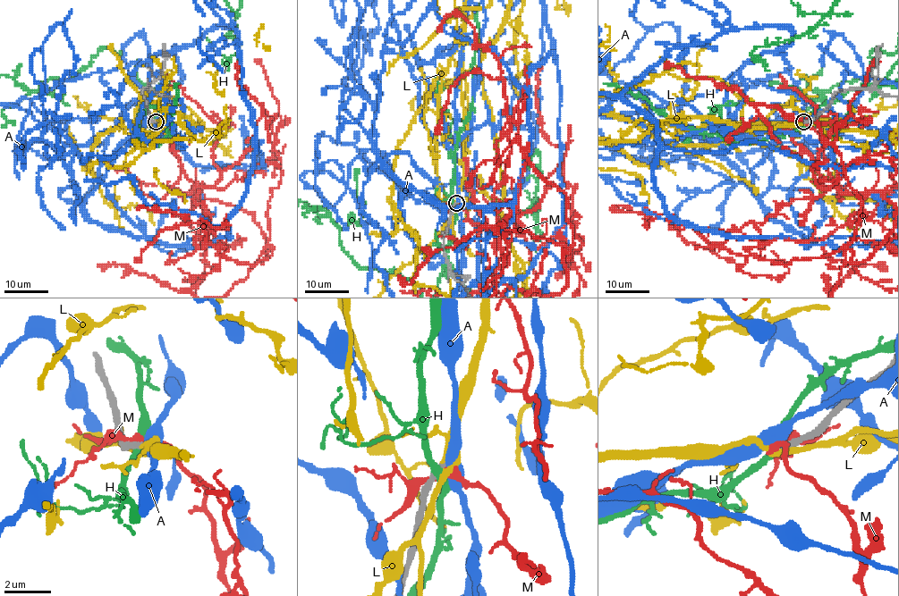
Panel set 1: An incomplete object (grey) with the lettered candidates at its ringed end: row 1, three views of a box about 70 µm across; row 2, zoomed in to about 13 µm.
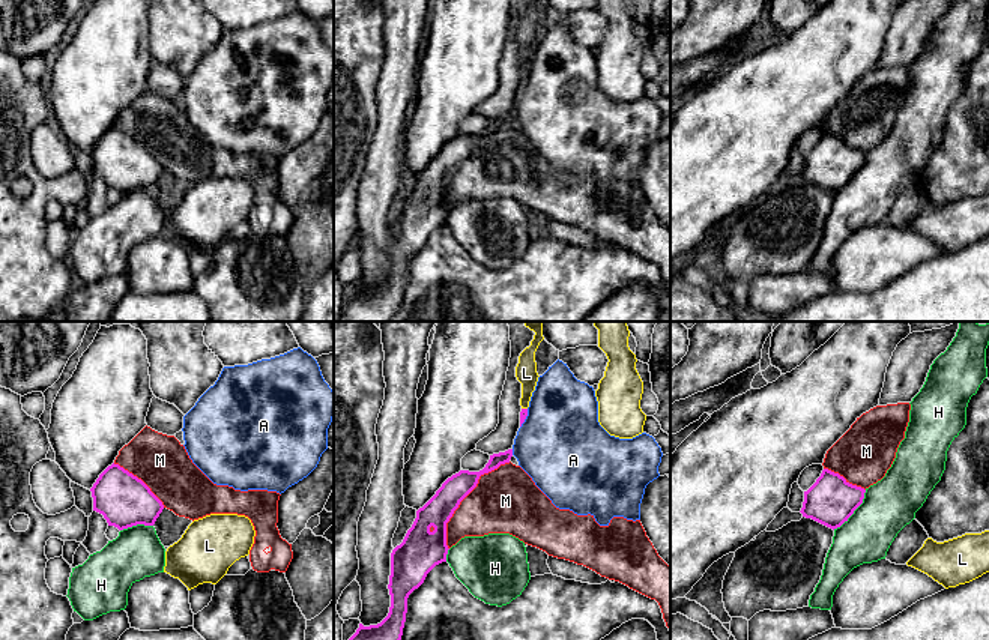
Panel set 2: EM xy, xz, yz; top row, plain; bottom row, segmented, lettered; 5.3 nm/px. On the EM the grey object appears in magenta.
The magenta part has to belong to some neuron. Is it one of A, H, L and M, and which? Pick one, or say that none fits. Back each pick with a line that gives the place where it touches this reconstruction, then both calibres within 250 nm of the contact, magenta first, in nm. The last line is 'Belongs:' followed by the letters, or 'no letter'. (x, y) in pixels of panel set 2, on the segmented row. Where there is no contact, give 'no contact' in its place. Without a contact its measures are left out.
L: xz (525, 409) | 50/110 nm
Belongs: L

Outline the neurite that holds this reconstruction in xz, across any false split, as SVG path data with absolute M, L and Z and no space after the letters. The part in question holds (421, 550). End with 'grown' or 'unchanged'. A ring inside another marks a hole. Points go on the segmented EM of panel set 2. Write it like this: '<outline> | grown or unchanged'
M513 449L490 455L479 472L460 470L448 478L436 494L416 511L416 518L403 542L391 553L388 616L377 625L359 628L349 640L401 640L407 613L407 598L418 589L427 574L446 562L446 523L460 502L476 487L481 475L510 463Z | unchanged

